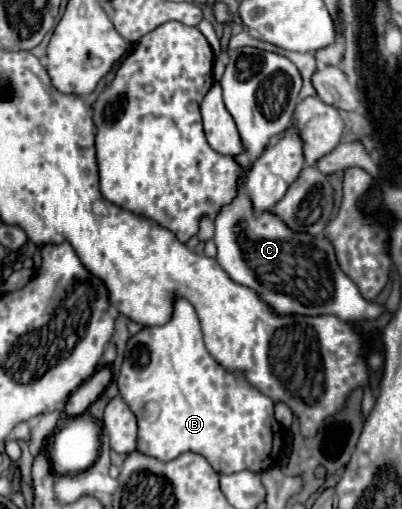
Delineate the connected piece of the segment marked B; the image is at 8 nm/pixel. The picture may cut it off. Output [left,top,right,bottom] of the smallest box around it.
[118,298,280,474]

